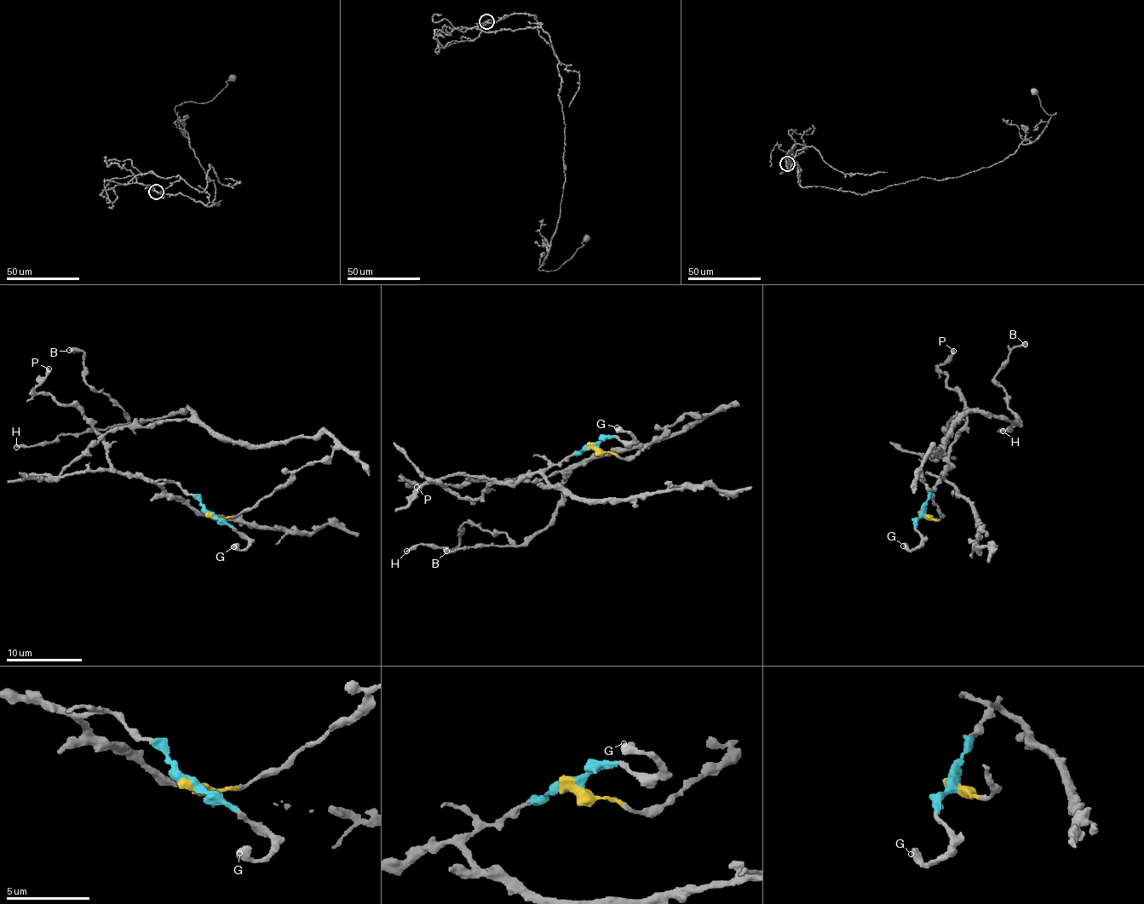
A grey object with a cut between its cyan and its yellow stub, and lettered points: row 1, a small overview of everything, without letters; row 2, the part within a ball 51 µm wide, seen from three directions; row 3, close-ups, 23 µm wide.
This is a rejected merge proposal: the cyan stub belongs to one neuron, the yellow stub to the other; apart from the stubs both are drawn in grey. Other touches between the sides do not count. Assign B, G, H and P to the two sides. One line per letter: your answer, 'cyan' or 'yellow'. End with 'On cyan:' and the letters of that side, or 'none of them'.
B: yellow
G: cyan
H: yellow
P: cyan
On cyan: G, P

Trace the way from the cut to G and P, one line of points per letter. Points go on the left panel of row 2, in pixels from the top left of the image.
G: (210, 514), (231, 524), (248, 539), (244, 550), (233, 547)
P: (210, 514), (173, 482), (147, 482), (119, 473), (112, 466), (106, 442), (78, 410), (34, 389), (48, 369)

